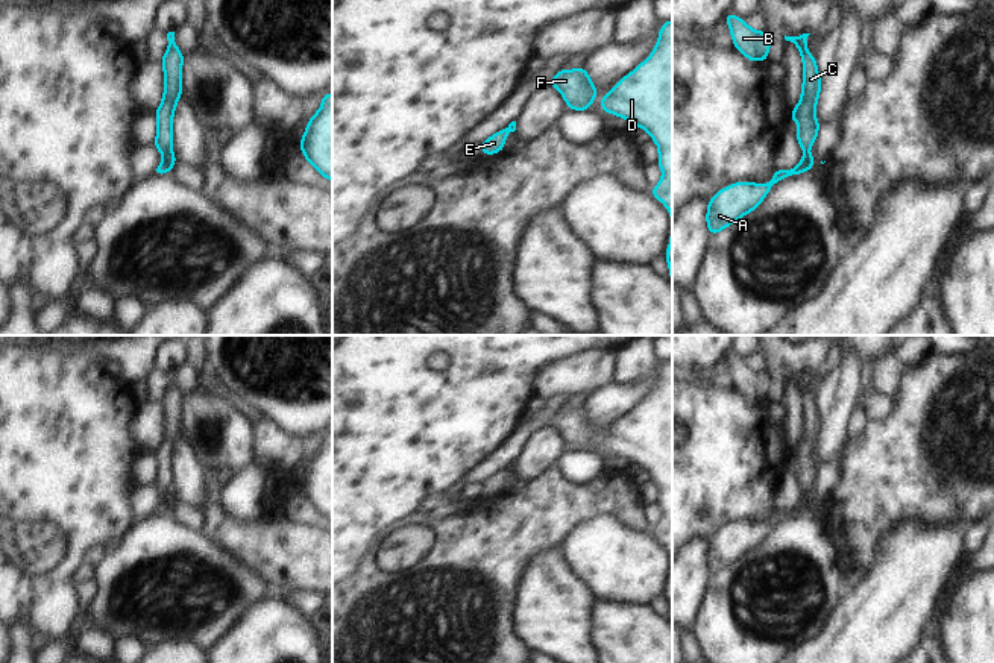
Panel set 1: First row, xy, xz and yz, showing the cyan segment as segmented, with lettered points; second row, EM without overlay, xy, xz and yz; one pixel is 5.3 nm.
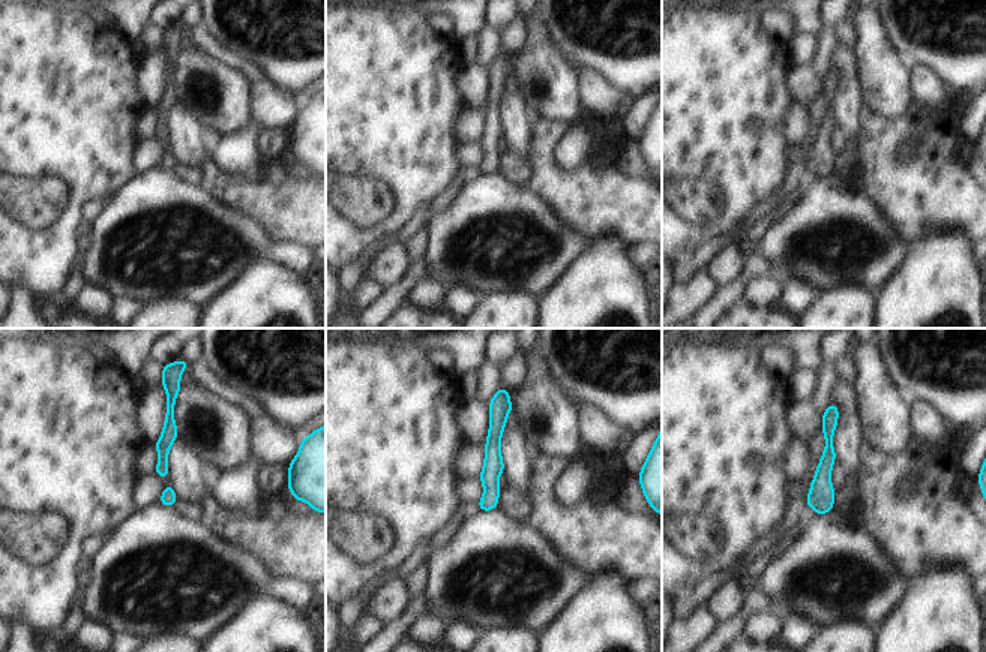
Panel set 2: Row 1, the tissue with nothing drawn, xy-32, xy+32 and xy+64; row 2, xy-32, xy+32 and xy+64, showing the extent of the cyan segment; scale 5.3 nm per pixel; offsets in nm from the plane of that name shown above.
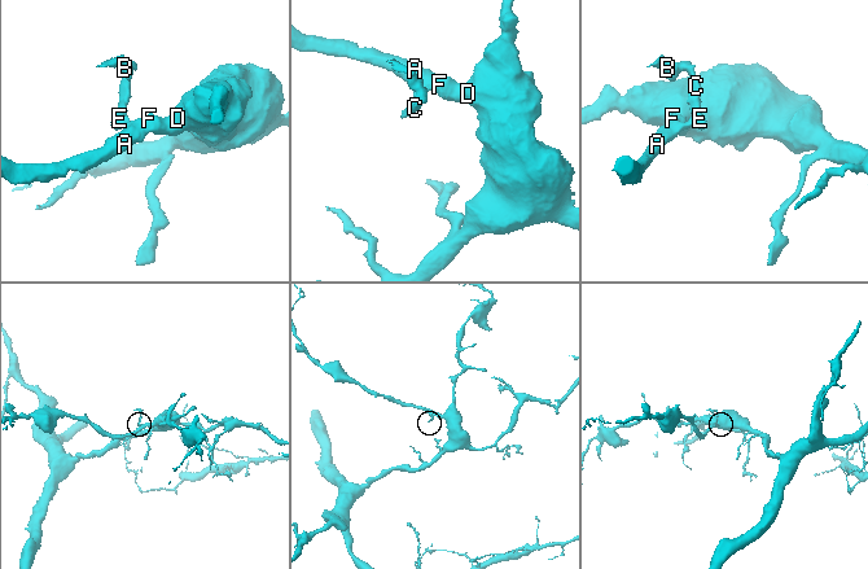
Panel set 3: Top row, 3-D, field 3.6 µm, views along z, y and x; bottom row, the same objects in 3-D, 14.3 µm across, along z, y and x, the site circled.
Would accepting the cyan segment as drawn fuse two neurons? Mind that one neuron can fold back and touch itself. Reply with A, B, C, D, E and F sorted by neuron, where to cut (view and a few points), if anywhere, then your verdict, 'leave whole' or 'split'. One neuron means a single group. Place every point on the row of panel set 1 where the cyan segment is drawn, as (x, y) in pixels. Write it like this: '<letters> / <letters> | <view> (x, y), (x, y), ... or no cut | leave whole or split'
A D F / B C E | yz (805, 150), (808, 155), (808, 167), (805, 170) | split

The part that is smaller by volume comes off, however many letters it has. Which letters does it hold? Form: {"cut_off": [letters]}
{"cut_off": ["B", "C", "E"]}

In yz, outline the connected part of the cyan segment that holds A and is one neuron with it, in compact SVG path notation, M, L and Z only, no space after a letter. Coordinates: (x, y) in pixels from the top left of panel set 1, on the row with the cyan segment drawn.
M804 152L801 162L795 168L777 168L769 184L736 182L719 190L707 203L706 222L710 235L721 232L745 214L754 211L779 181L806 171L807 165L809 153Z

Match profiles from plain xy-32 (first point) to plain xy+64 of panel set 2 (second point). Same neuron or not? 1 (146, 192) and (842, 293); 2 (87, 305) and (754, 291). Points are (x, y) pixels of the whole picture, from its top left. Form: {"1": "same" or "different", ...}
{"1": "different", "2": "same"}

